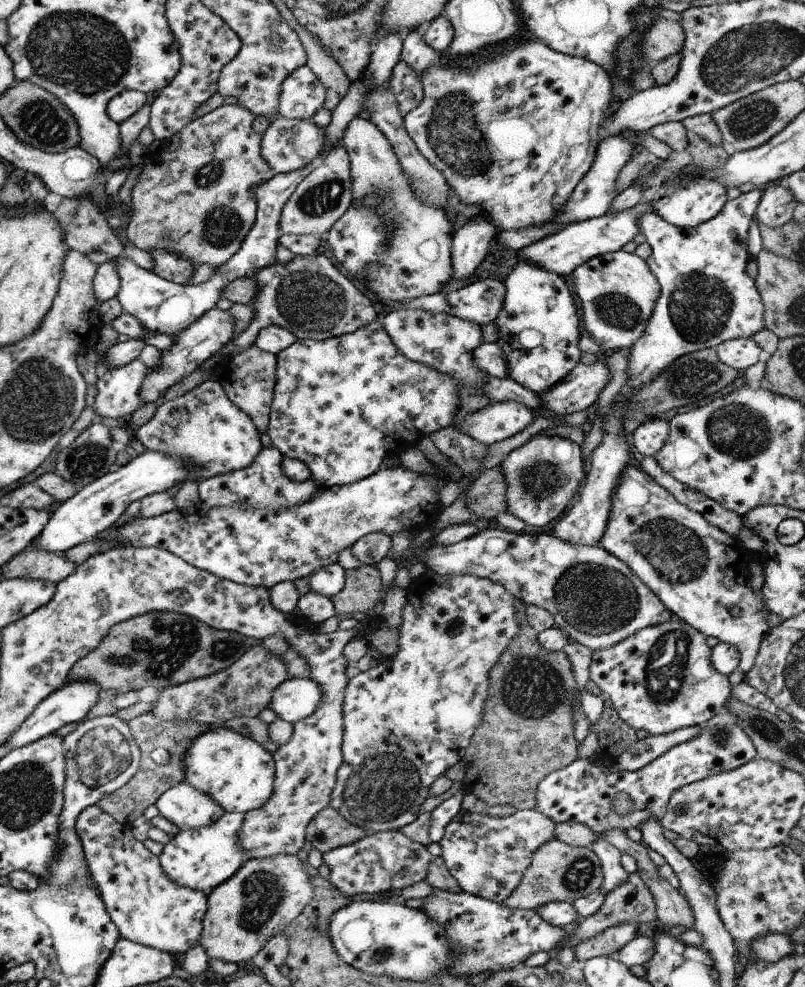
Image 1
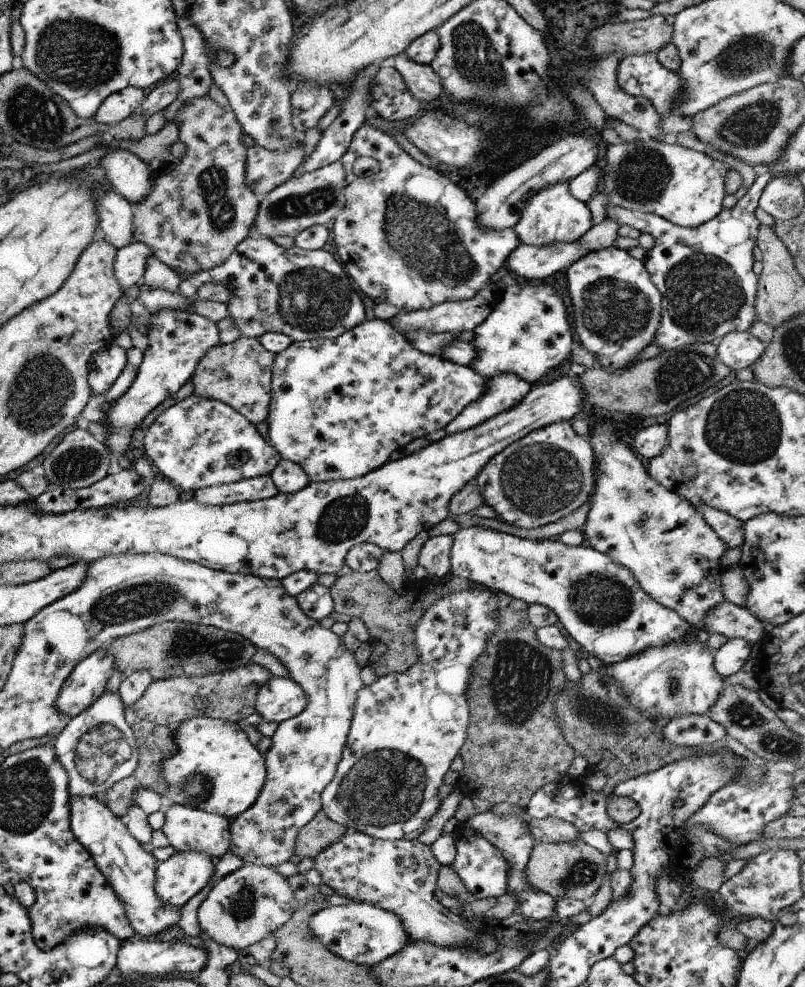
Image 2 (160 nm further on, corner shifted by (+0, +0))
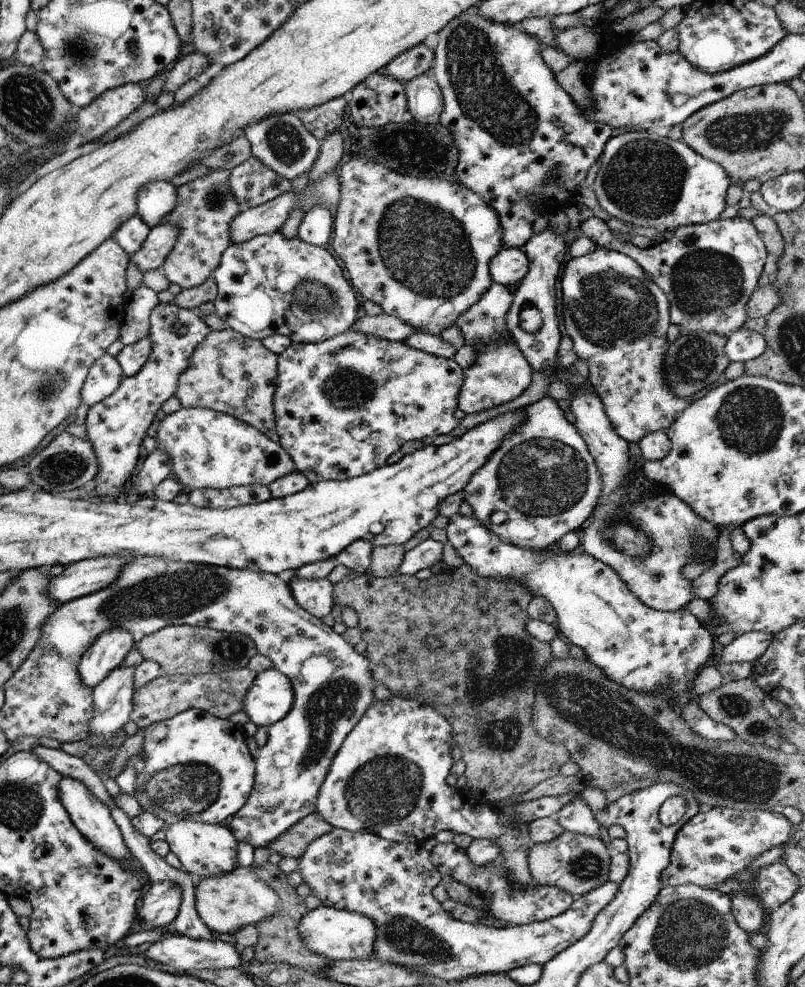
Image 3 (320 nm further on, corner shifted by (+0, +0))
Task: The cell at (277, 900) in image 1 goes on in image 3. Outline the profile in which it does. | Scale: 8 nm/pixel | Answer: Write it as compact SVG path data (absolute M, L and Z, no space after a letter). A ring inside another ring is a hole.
M249 868L195 879L194 908L201 923L211 932L230 935L245 926L255 926L257 922L273 916L280 903L279 891L261 882Z

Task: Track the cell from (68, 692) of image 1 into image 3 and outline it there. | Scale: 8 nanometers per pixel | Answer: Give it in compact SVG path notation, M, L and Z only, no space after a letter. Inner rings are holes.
M111 628L97 636L97 640L79 660L77 676L81 684L92 690L113 668L120 666L133 644L131 634L121 628Z

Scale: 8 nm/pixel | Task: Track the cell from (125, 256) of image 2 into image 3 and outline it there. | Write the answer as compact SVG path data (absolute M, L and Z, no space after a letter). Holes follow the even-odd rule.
M171 224L153 226L145 236L141 248L128 251L128 262L133 262L133 266L137 266L137 272L141 274L160 268L165 256L173 249L177 232L179 228Z

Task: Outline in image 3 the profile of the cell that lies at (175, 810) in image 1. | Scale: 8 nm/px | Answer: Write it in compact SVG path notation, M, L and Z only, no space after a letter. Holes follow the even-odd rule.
M180 814L165 828L164 833L169 851L179 859L182 870L194 879L216 877L239 869L235 862L239 843L226 826L188 820Z

